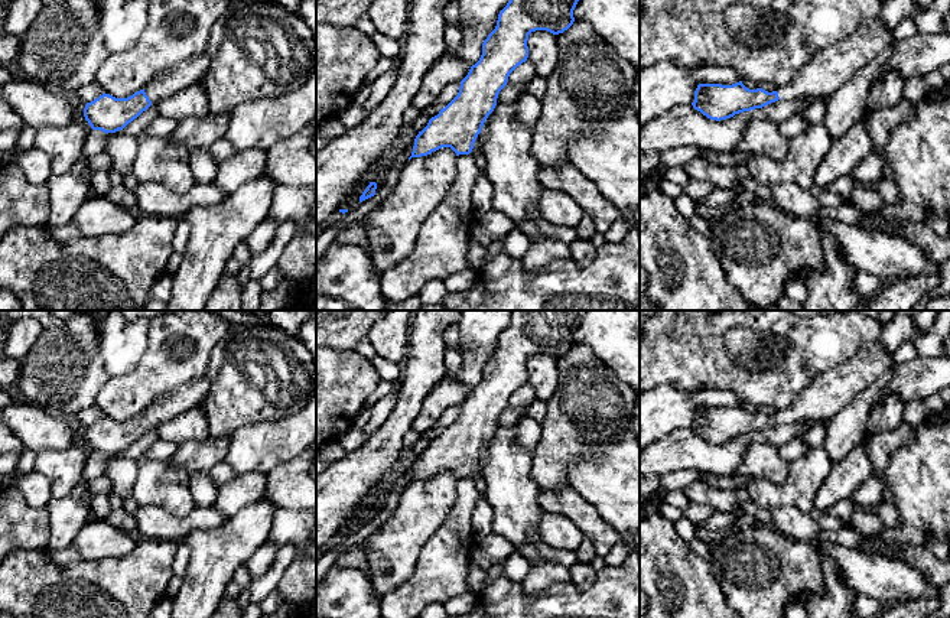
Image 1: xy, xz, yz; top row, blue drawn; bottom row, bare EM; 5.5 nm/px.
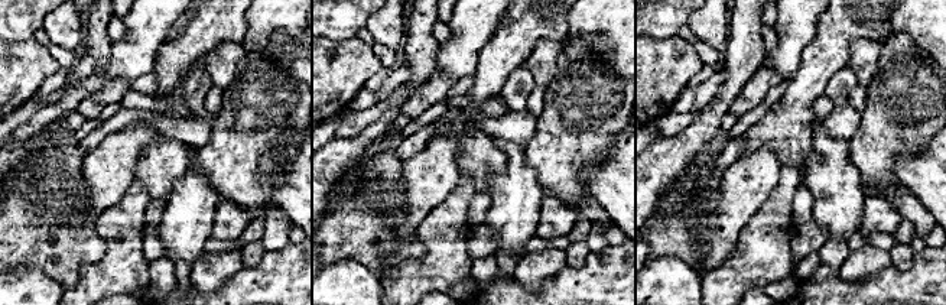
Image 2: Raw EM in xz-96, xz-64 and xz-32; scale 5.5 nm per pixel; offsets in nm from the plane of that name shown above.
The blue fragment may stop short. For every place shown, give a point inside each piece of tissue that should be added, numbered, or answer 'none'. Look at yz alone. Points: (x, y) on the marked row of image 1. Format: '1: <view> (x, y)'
1: yz (830, 68)

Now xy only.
1: xy (192, 71)

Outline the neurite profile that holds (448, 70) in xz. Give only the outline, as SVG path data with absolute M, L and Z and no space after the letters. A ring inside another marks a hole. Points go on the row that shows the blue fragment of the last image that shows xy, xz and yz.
M446 51L440 59L426 72L422 87L411 100L411 107L424 110L433 105L440 92L452 82L462 81L471 66Z

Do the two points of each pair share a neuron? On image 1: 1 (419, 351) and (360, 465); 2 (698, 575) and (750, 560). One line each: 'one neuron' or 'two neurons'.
1: one neuron
2: two neurons

